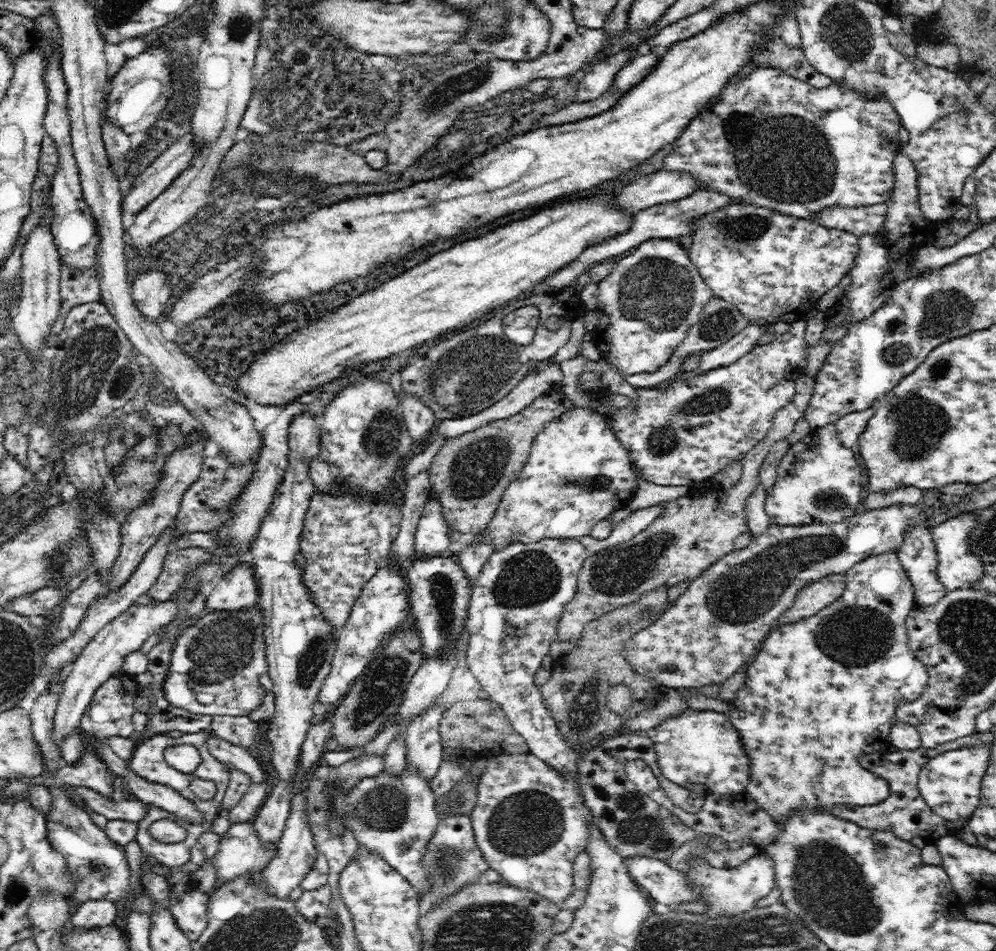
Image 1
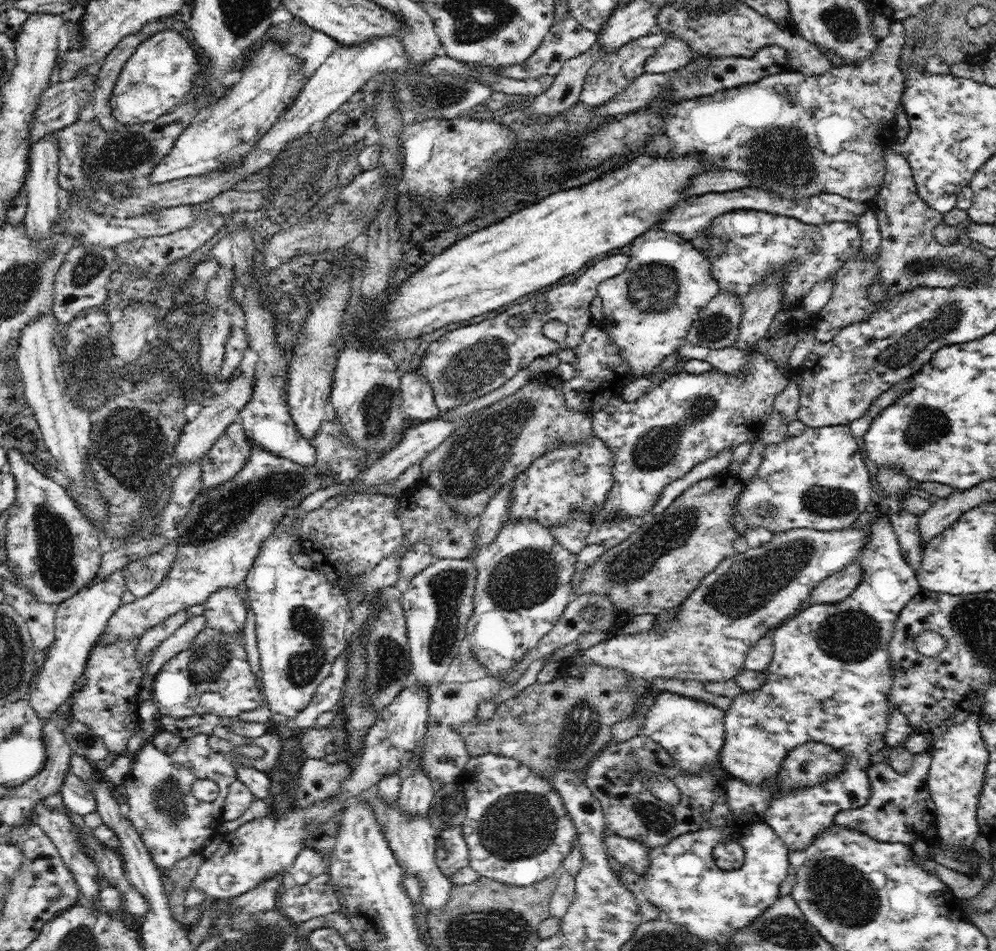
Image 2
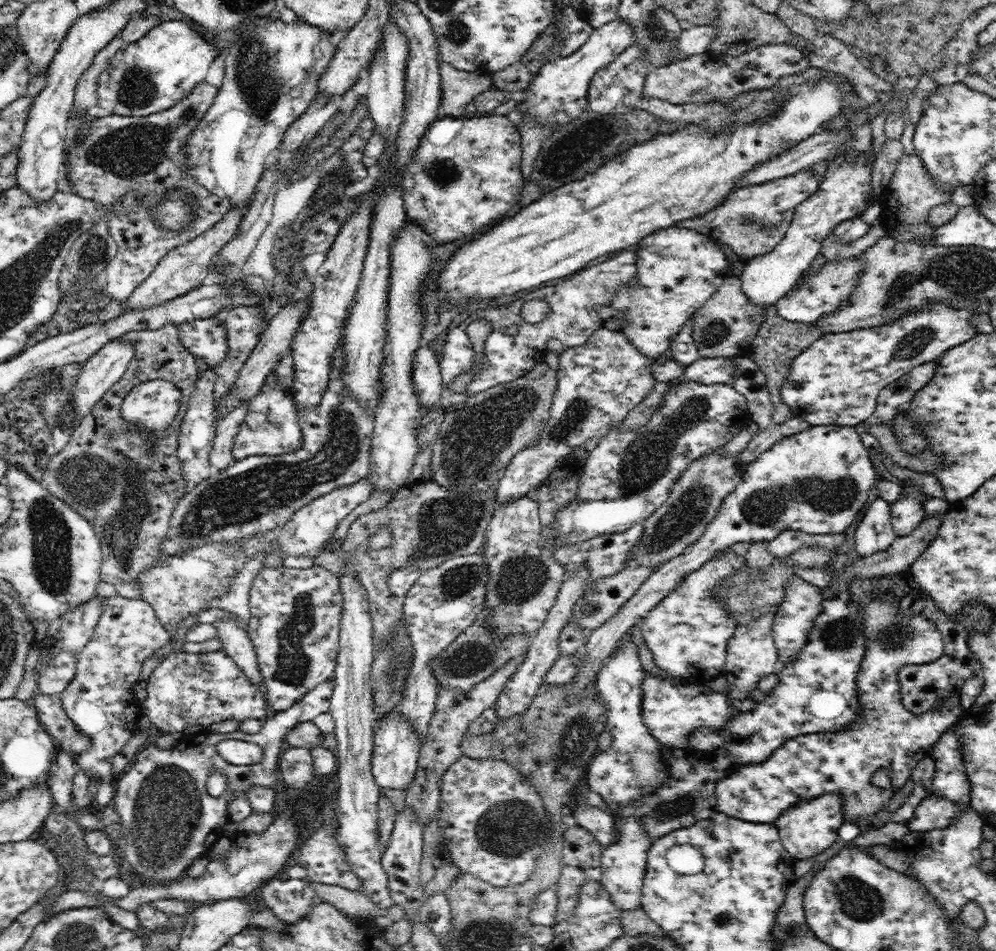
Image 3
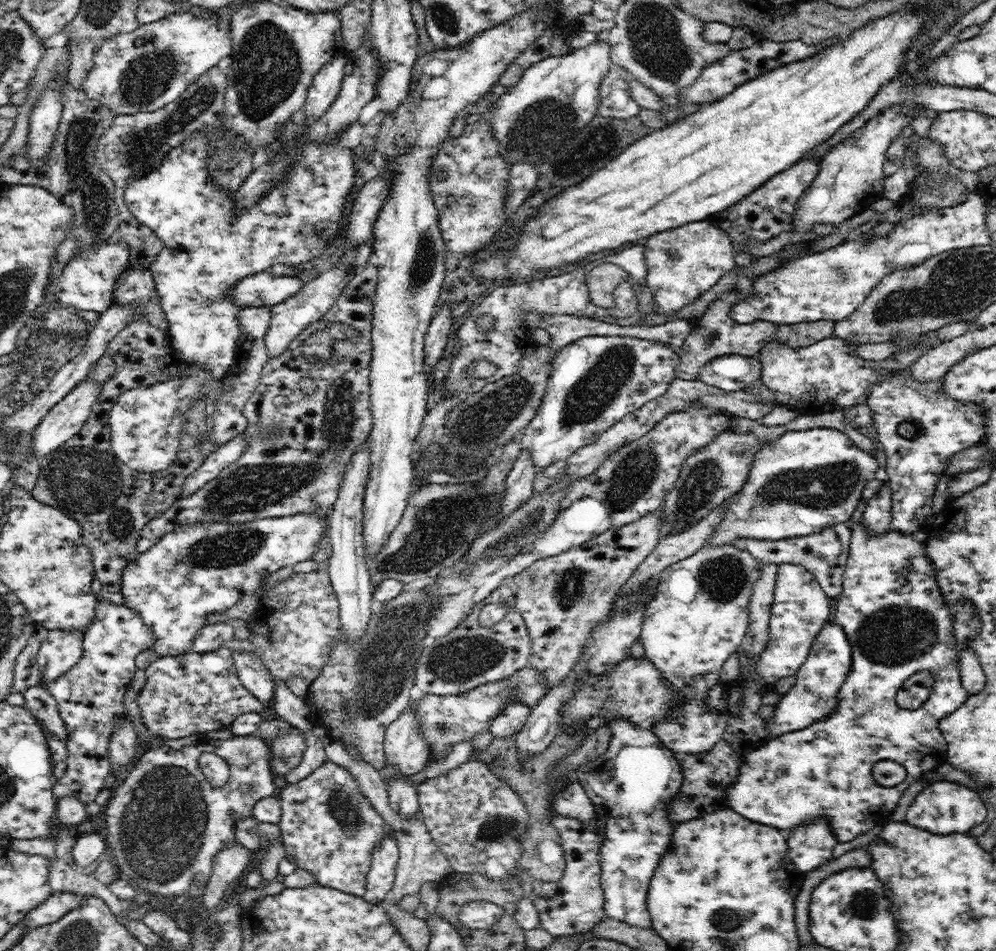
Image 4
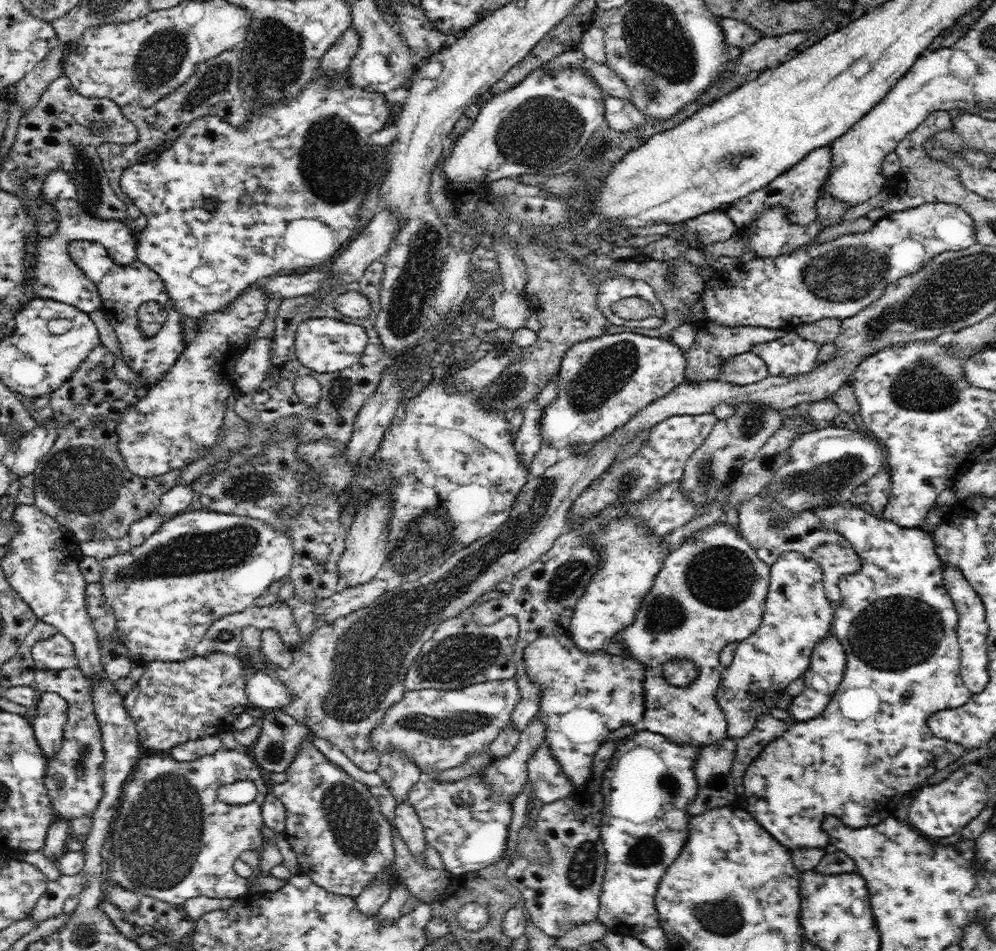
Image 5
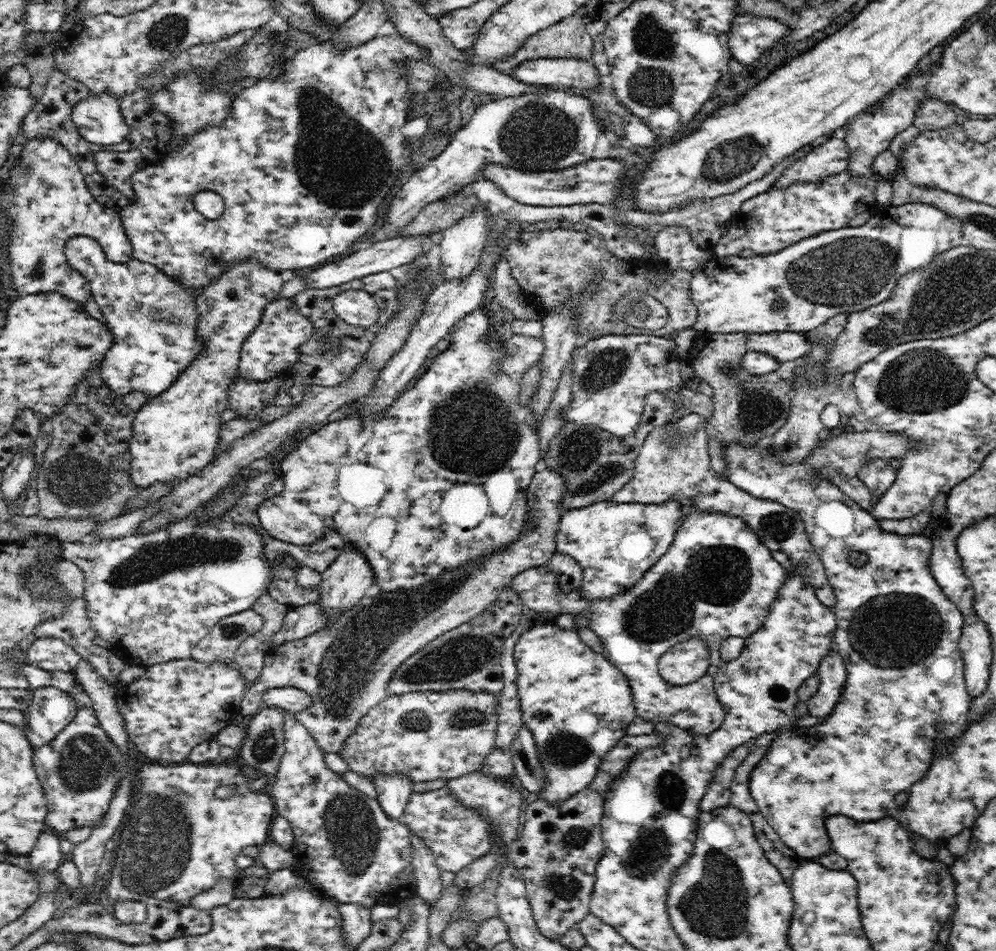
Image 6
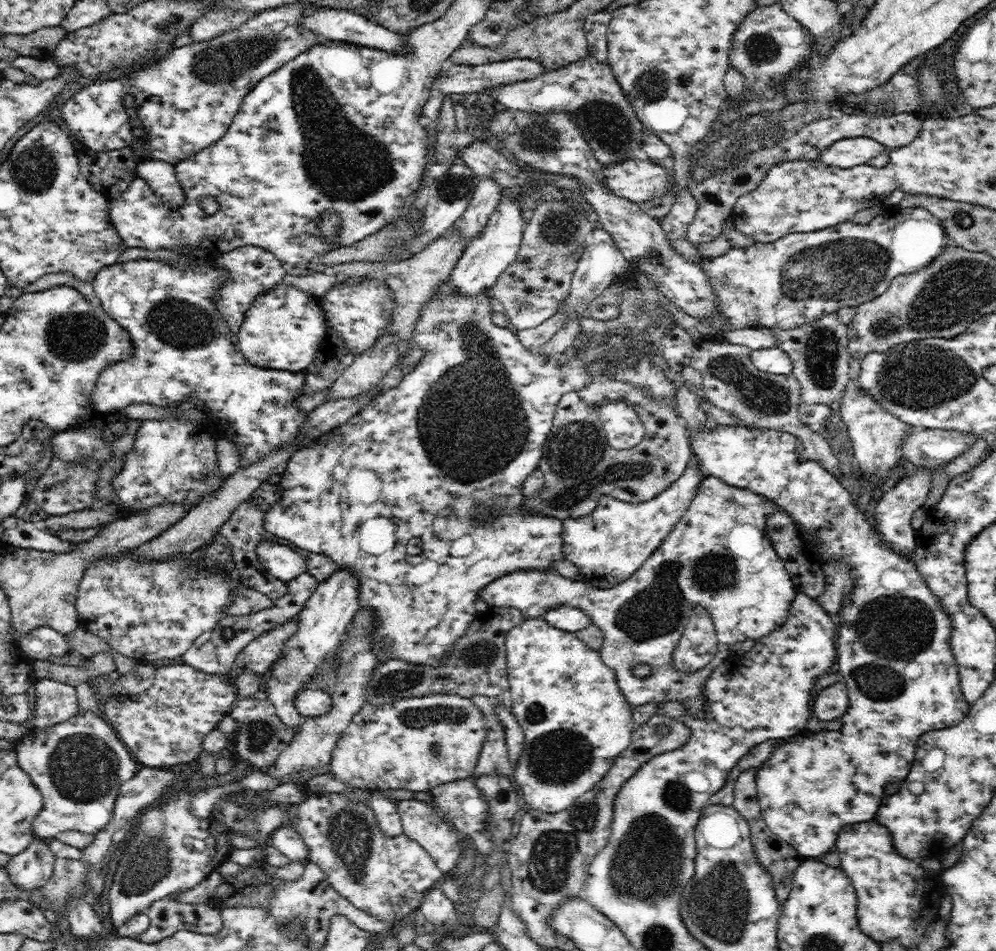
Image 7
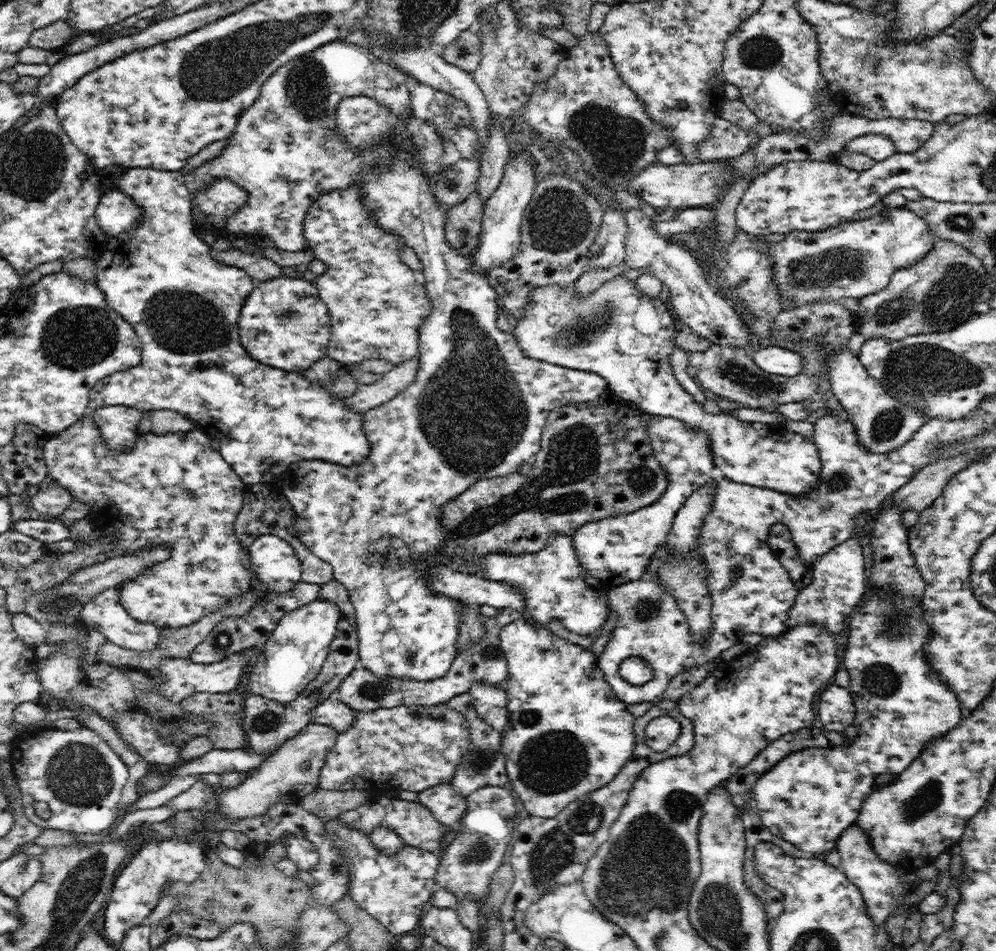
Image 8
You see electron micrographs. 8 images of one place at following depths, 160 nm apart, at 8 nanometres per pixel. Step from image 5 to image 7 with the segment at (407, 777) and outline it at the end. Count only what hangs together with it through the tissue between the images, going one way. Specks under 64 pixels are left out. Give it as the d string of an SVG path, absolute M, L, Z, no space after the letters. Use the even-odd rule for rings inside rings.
M371 791L368 803L376 816L380 831L387 837L395 837L403 833L403 826L397 808L397 801L391 800L384 791Z

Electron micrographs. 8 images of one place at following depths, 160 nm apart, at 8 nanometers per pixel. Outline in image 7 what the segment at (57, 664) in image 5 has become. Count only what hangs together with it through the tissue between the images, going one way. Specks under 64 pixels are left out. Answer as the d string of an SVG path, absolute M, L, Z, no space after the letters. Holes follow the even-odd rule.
M42 626L30 630L18 641L21 649L31 658L48 660L52 656L64 656L68 650L66 637L61 632Z

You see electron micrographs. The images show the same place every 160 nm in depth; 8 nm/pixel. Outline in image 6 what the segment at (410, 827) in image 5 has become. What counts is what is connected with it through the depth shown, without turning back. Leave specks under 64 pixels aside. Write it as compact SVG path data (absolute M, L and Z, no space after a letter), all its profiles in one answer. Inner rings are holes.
M411 832L410 844L412 847L412 868L417 881L417 894L424 899L424 902L432 906L444 891L444 884L441 880L442 871L434 863L432 851L414 832Z

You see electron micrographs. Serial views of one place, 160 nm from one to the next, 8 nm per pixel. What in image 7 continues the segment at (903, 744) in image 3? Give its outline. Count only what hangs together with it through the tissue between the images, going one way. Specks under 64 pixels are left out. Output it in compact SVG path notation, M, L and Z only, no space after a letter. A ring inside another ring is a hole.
M730 425L717 427L711 431L702 426L696 430L687 430L688 439L690 439L691 449L695 457L698 457L698 463L702 466L706 474L716 476L730 486L736 488L749 488L752 492L771 498L780 509L786 511L795 521L802 532L812 532L816 537L817 554L825 561L826 558L833 560L843 560L848 565L853 587L849 594L849 600L842 605L837 620L837 636L836 636L836 652L837 663L839 666L838 674L846 681L849 692L848 710L841 719L842 727L838 731L825 729L819 734L803 733L795 735L796 740L784 742L774 750L774 753L766 760L758 769L756 774L757 798L765 823L770 830L782 838L782 841L791 844L802 856L822 856L826 852L830 852L834 848L836 842L836 834L840 832L840 828L844 824L852 824L852 822L866 822L872 820L879 812L882 796L885 796L884 790L886 785L895 783L898 780L904 781L914 764L915 751L917 748L920 735L924 732L942 730L956 726L962 719L967 718L967 714L971 704L966 702L964 693L960 686L958 678L958 663L956 657L952 653L950 647L950 638L952 638L952 619L950 615L944 611L938 597L932 593L924 577L920 575L920 571L916 568L916 563L912 557L902 557L900 553L892 551L890 545L883 542L875 527L872 527L866 520L865 513L861 510L860 503L854 503L850 497L850 492L843 488L840 481L831 472L828 472L817 460L808 460L804 458L805 448L802 441L797 436L789 432L777 431L770 428L748 428L747 426Z

